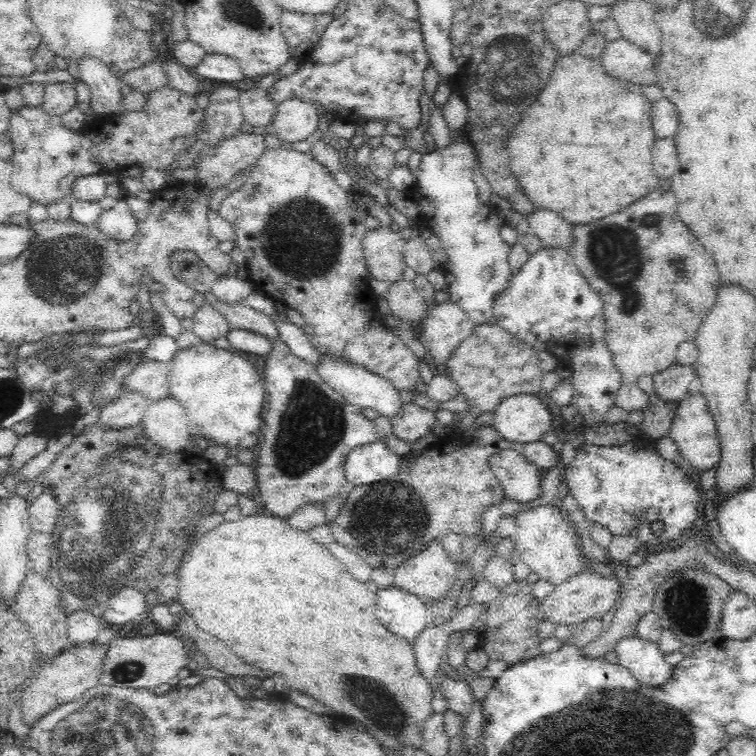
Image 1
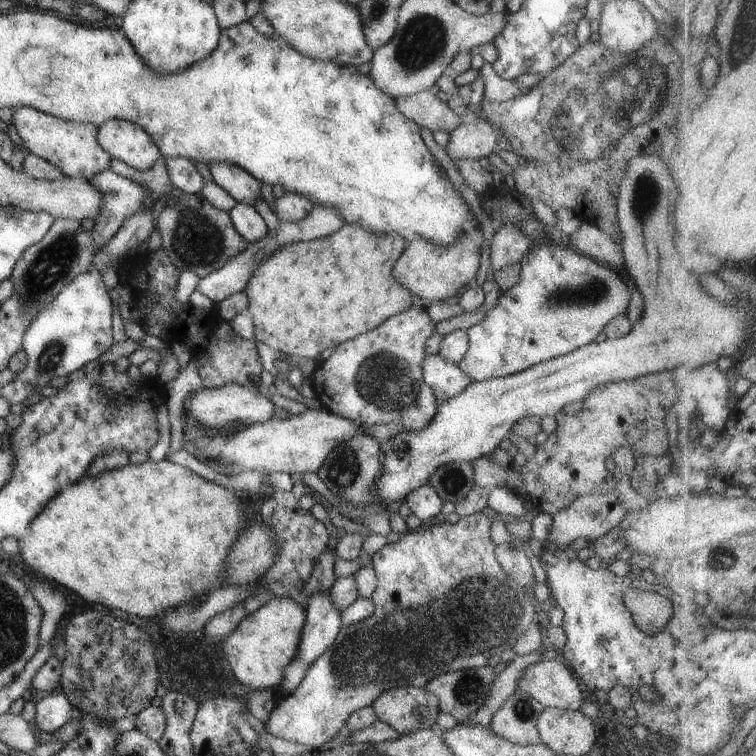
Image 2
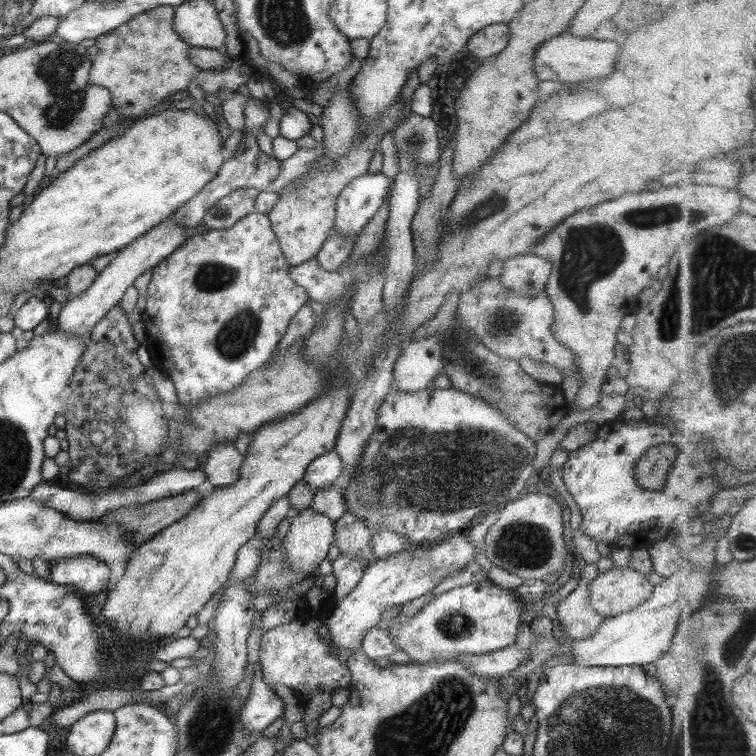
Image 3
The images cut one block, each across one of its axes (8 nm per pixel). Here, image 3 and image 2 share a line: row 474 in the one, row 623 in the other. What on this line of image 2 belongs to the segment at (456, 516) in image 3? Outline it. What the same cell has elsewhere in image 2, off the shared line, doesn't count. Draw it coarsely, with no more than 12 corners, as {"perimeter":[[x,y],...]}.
{"perimeter":[[489,520],[407,530],[266,734],[317,748],[384,690],[536,623]]}

